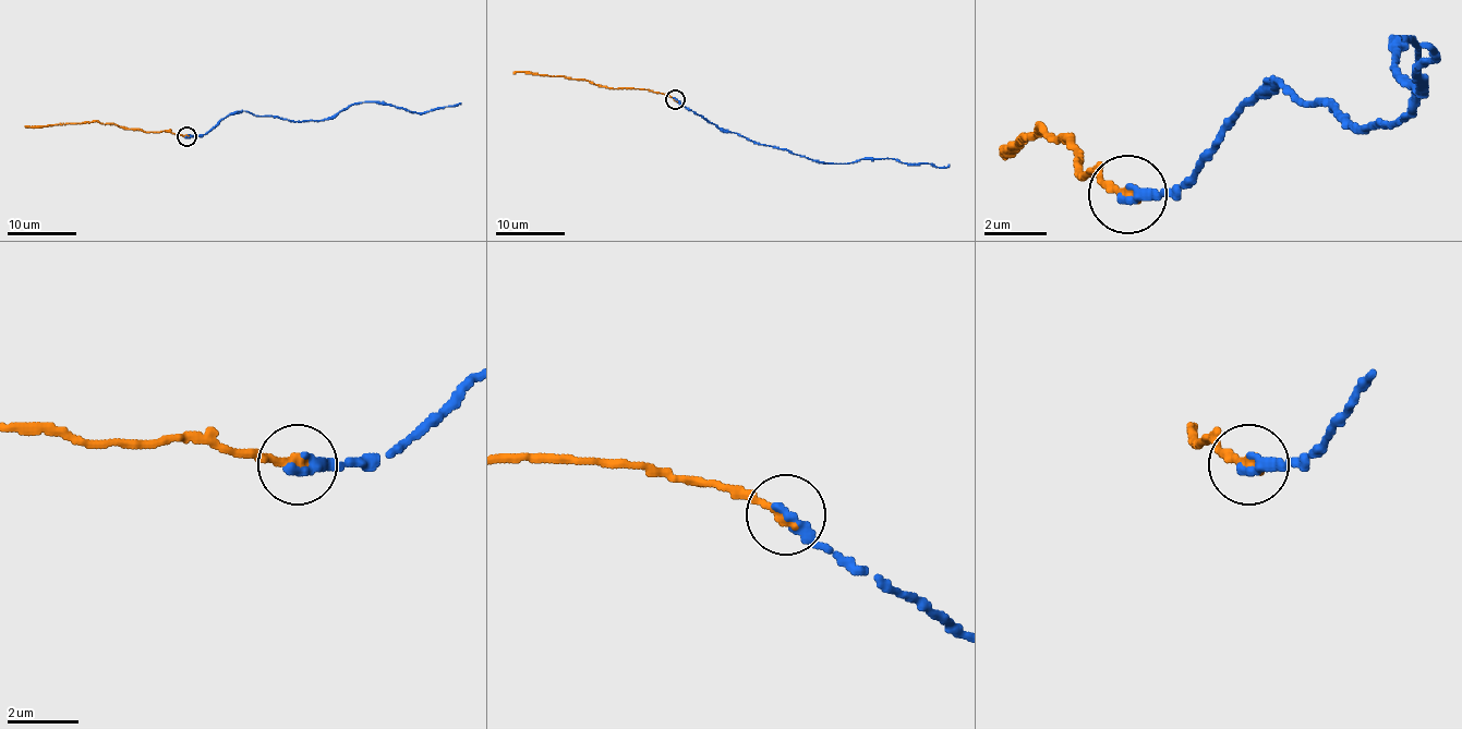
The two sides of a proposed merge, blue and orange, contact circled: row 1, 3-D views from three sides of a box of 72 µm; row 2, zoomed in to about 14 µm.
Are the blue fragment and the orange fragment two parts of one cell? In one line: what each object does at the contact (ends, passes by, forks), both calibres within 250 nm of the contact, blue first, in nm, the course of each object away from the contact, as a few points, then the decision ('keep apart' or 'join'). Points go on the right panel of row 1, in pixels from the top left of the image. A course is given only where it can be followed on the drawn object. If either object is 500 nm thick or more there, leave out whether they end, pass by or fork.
blue ends there; orange ends there; 380 nm thick on the blue side, 360 nm on the other; blue runs (1130, 199), (1176, 192), (1270, 82), (1357, 130), (1397, 121), (1420, 82), (1397, 43), (1420, 89), (1420, 43); orange runs (1130, 192), (1082, 177), (1082, 160), (1042, 130), (1003, 153), (1012, 145); join

